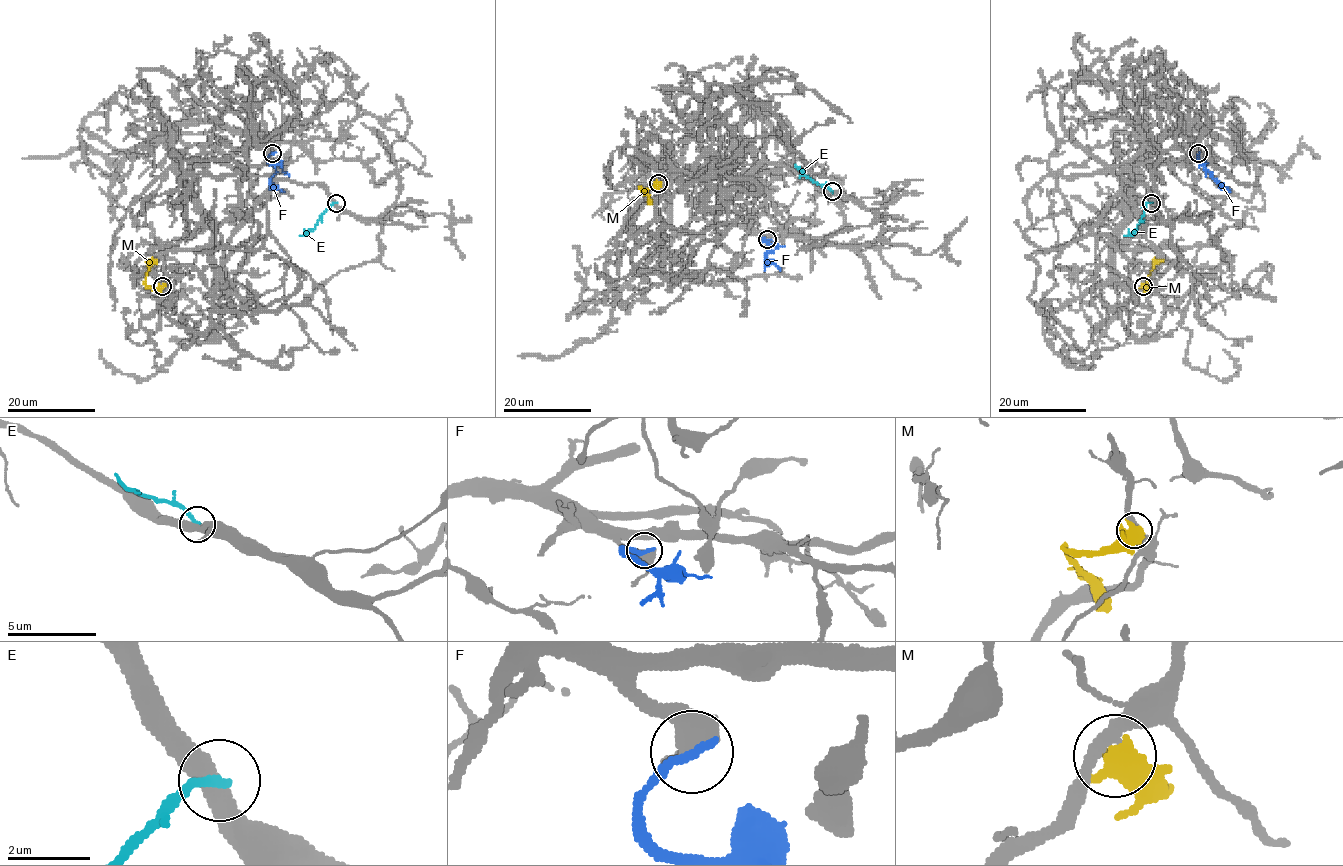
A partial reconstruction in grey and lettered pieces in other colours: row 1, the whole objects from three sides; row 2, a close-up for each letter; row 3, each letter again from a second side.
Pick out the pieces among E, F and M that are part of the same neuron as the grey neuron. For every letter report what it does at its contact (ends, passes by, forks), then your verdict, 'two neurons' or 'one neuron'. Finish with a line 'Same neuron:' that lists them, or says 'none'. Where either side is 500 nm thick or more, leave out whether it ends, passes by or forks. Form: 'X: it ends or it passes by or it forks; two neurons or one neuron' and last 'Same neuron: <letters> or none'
E: it ends; two neurons
F: it ends; one neuron
M: two neurons
Same neuron: F

